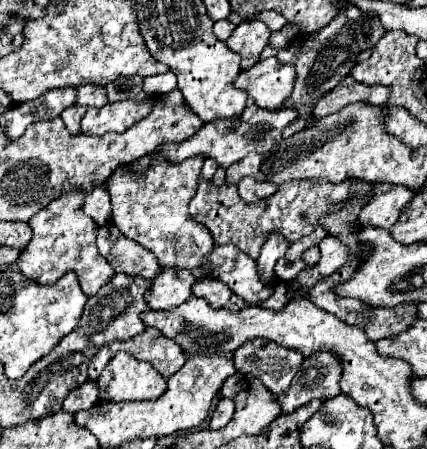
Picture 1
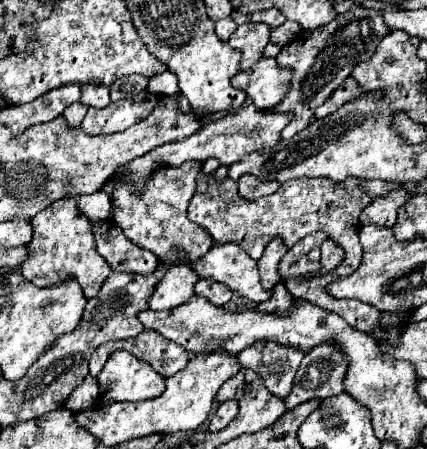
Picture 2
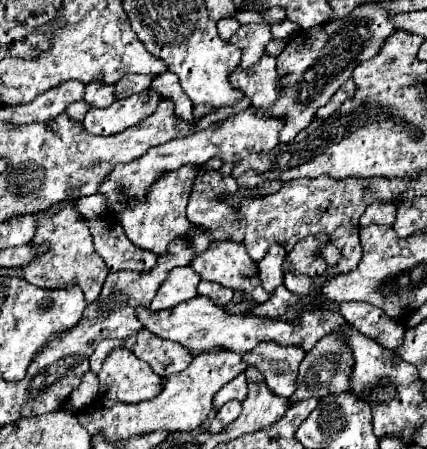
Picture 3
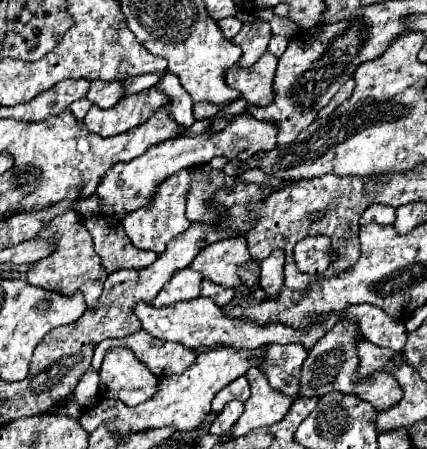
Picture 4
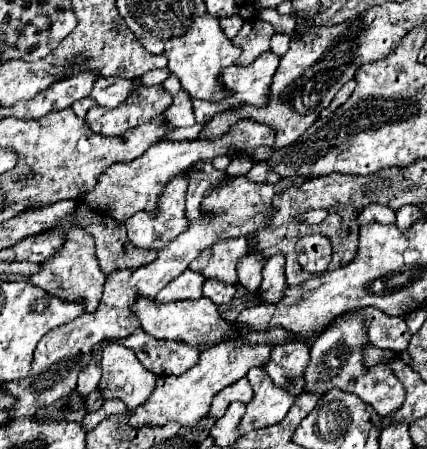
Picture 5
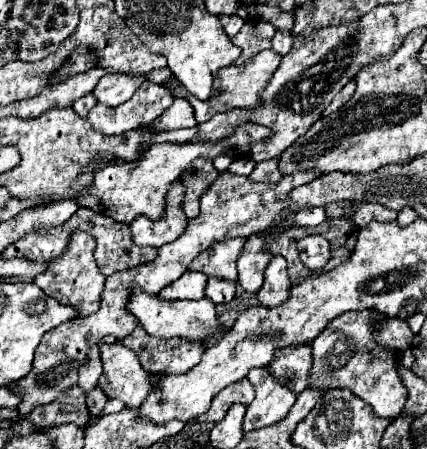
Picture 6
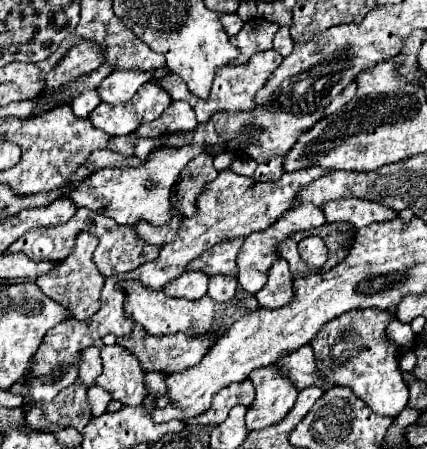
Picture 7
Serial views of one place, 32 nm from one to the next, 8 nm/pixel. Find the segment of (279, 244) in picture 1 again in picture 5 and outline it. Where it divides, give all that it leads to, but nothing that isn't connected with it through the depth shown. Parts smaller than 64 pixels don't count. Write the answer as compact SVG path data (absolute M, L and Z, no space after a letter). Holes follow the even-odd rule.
M274 254L266 260L262 270L262 286L258 290L260 302L266 304L278 304L284 298L284 290L288 288L286 276L284 276L284 256Z

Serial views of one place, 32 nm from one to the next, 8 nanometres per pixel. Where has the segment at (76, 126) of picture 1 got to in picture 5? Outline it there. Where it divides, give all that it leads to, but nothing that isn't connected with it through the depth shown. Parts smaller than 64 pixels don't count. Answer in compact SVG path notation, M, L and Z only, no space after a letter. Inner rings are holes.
M86 96L86 98L80 98L80 100L76 100L74 104L72 104L72 110L76 112L76 115L79 118L85 118L88 110L94 106L96 102L90 98L90 96Z

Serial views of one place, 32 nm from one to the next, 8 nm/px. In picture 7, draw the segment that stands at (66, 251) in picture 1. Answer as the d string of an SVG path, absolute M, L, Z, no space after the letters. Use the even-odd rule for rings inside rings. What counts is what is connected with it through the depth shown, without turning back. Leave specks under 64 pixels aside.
M80 232L80 236L76 238L74 252L66 260L56 264L56 272L50 272L48 276L40 276L36 280L40 290L48 298L52 298L60 306L64 306L68 310L68 316L76 318L76 320L90 318L92 314L96 314L100 310L100 292L104 286L104 276L100 276L96 264L92 262L92 254L94 254L96 246L98 246L98 238L94 234Z

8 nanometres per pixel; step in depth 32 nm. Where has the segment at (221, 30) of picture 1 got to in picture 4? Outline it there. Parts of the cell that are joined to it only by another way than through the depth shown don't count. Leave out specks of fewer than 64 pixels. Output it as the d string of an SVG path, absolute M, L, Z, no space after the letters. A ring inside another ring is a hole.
M234 16L234 18L224 18L224 20L220 20L218 24L220 24L222 34L224 34L228 40L232 40L232 38L240 32L240 28L242 28L242 22L240 22L236 16Z

